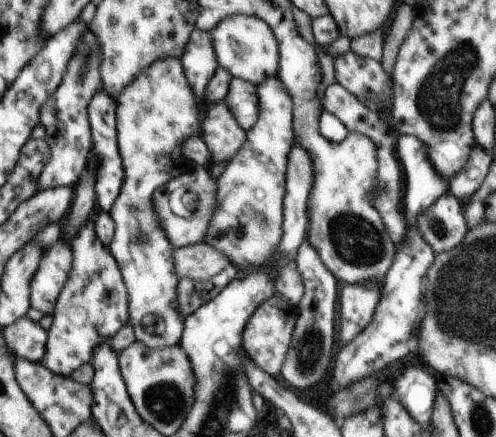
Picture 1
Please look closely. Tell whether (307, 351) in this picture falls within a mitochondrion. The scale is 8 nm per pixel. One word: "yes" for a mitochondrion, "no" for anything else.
yes

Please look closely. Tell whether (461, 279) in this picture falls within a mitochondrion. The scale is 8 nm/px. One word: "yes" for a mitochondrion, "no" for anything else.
yes

